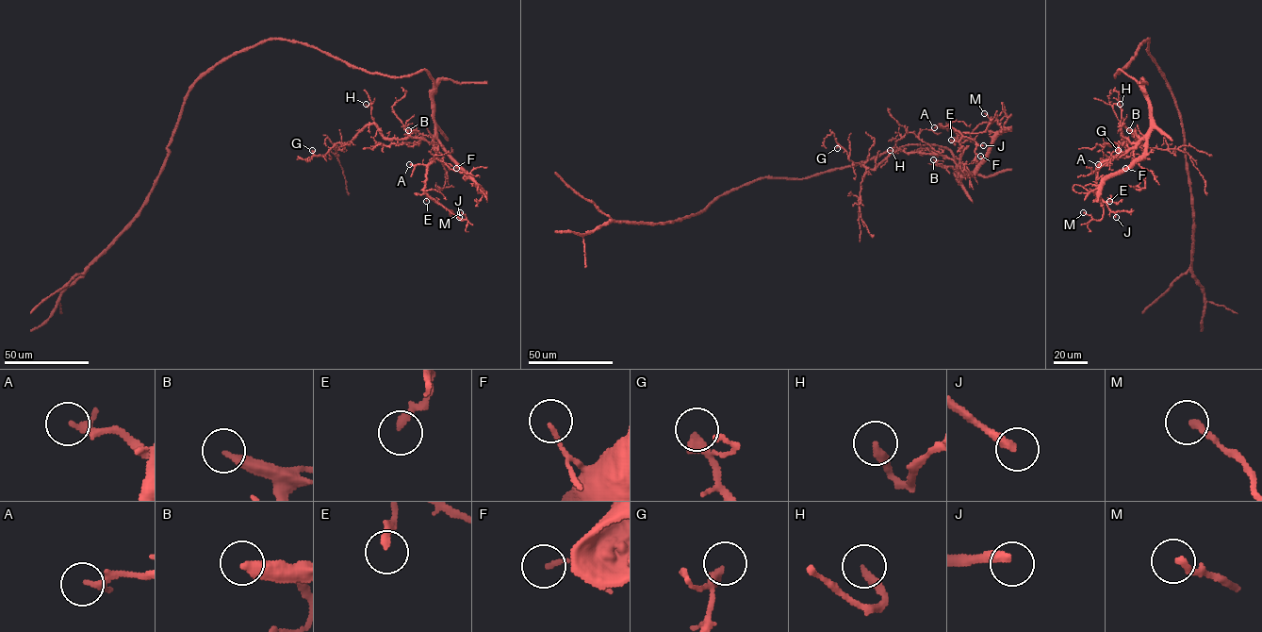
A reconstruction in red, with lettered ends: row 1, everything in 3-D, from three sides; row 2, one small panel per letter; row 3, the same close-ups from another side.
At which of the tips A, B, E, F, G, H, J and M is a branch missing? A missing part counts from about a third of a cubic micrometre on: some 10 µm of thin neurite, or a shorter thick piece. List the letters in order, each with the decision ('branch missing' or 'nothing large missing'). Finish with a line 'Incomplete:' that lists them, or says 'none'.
A: nothing large missing
B: branch missing
E: branch missing
F: nothing large missing
G: nothing large missing
H: nothing large missing
J: branch missing
M: branch missing
Incomplete: B, E, J, M

